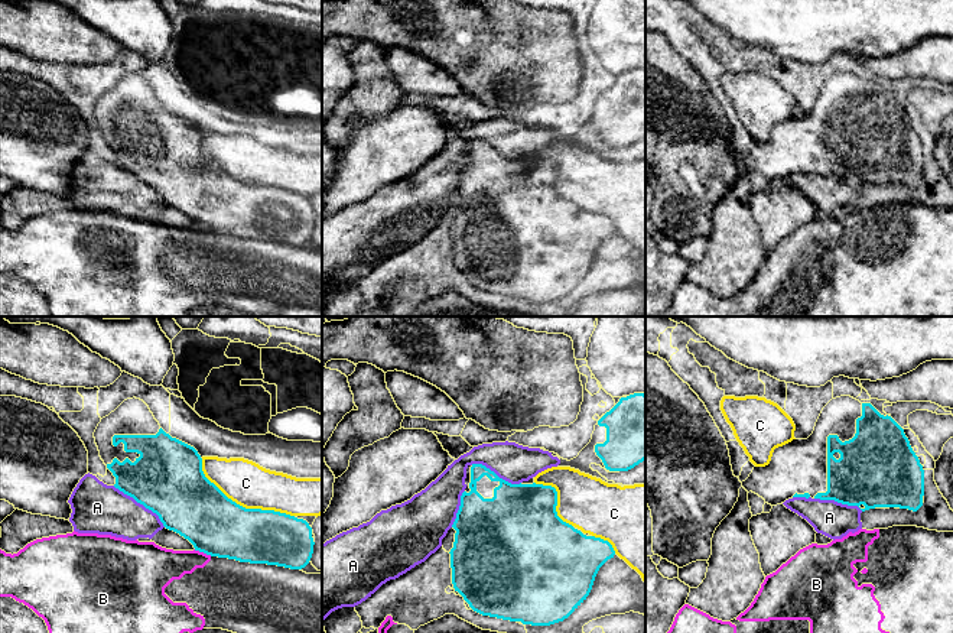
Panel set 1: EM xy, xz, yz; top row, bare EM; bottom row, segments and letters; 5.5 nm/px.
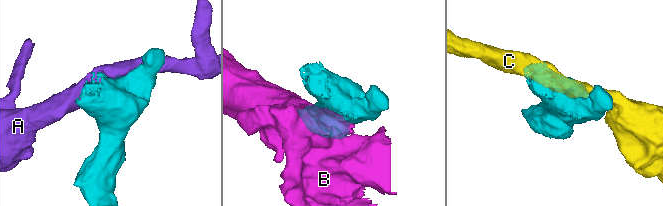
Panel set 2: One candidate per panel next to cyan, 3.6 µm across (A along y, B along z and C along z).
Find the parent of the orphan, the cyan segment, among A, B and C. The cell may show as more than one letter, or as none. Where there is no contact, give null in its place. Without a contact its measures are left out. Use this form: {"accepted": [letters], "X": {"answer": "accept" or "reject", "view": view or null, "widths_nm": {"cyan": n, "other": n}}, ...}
{"accepted": [], "A": {"answer": "reject", "view": "xy", "widths_nm": {"cyan": 400, "other": 280}}, "B": {"answer": "reject", "view": "xy", "widths_nm": {"cyan": 340, "other": 200}}, "C": {"answer": "reject", "view": "xy", "widths_nm": {"cyan": 340, "other": 240}}}

